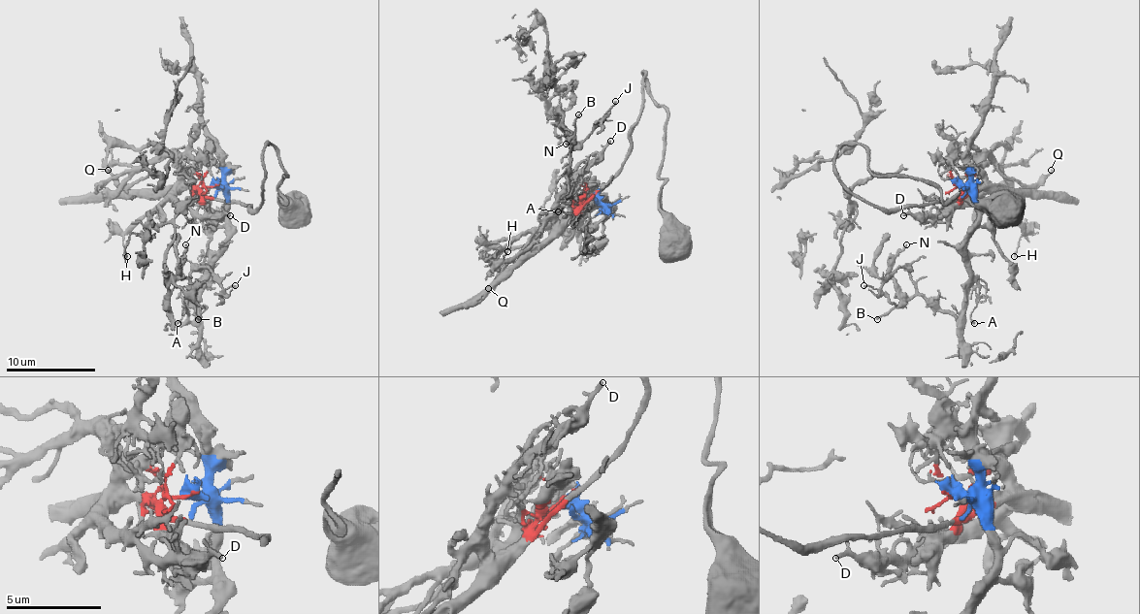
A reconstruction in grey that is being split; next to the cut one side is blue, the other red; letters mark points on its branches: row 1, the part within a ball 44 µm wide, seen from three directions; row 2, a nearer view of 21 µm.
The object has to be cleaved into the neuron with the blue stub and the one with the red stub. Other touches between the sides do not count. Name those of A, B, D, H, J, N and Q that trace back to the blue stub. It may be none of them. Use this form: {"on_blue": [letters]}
{"on_blue": ["A", "B", "J", "N"]}

